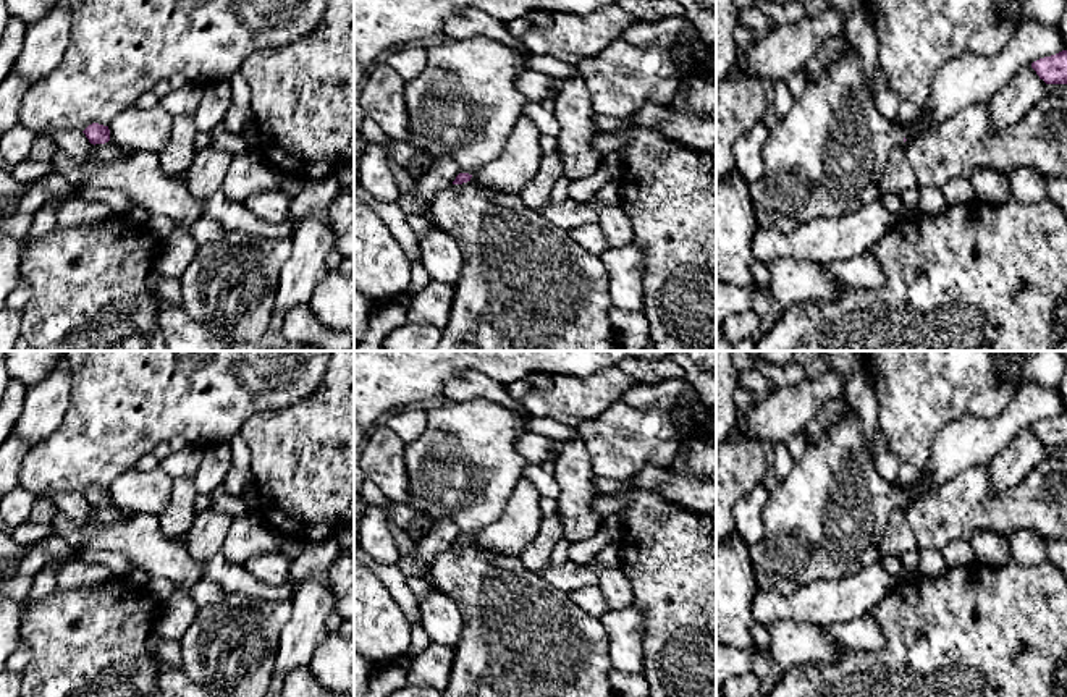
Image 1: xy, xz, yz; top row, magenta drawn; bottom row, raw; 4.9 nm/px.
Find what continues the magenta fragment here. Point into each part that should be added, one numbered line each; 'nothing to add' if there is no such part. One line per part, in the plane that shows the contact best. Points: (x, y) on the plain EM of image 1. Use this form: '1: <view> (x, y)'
1: xz (463, 469)

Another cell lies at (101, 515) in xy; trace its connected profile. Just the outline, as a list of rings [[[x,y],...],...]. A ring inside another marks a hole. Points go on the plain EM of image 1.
[[[108,503],[105,506],[95,506],[92,509],[92,522],[95,524],[115,524],[124,521],[129,516],[133,516],[133,513],[123,511],[113,503]]]

